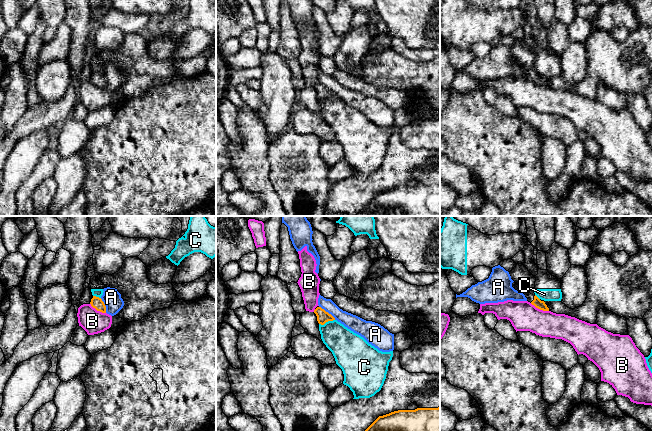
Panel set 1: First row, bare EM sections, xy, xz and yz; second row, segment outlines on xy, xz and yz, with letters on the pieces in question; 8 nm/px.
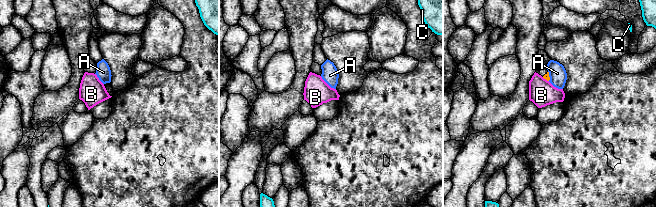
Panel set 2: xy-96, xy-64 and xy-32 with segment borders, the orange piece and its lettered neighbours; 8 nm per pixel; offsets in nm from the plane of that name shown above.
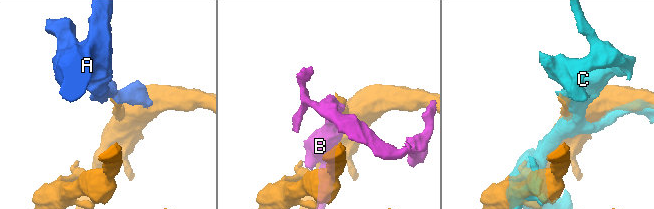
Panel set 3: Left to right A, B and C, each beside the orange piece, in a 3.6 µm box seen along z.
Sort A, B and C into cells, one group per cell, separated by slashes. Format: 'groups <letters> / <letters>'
groups A / B / C

